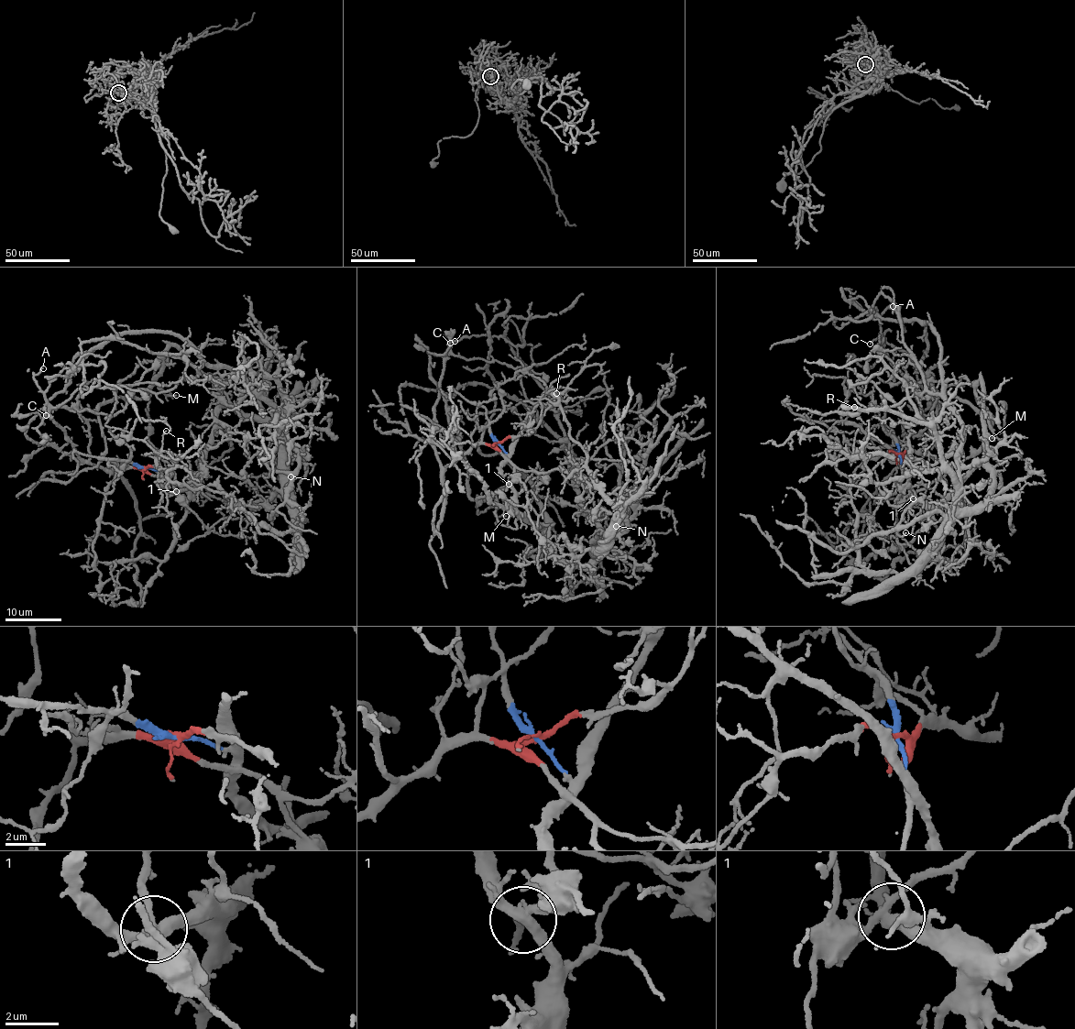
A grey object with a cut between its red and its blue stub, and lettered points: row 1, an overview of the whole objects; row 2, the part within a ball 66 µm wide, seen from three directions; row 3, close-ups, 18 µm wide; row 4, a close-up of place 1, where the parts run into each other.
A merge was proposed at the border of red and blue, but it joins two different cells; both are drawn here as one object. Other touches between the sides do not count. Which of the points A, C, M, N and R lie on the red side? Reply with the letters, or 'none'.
A, C

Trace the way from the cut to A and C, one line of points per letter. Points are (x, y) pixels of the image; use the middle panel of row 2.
A: (499, 443), (479, 442), (445, 466), (441, 465), (430, 435), (453, 341), (449, 334), (446, 337), (455, 342)
C: (499, 443), (479, 442), (445, 466), (441, 465), (430, 435), (450, 343)

